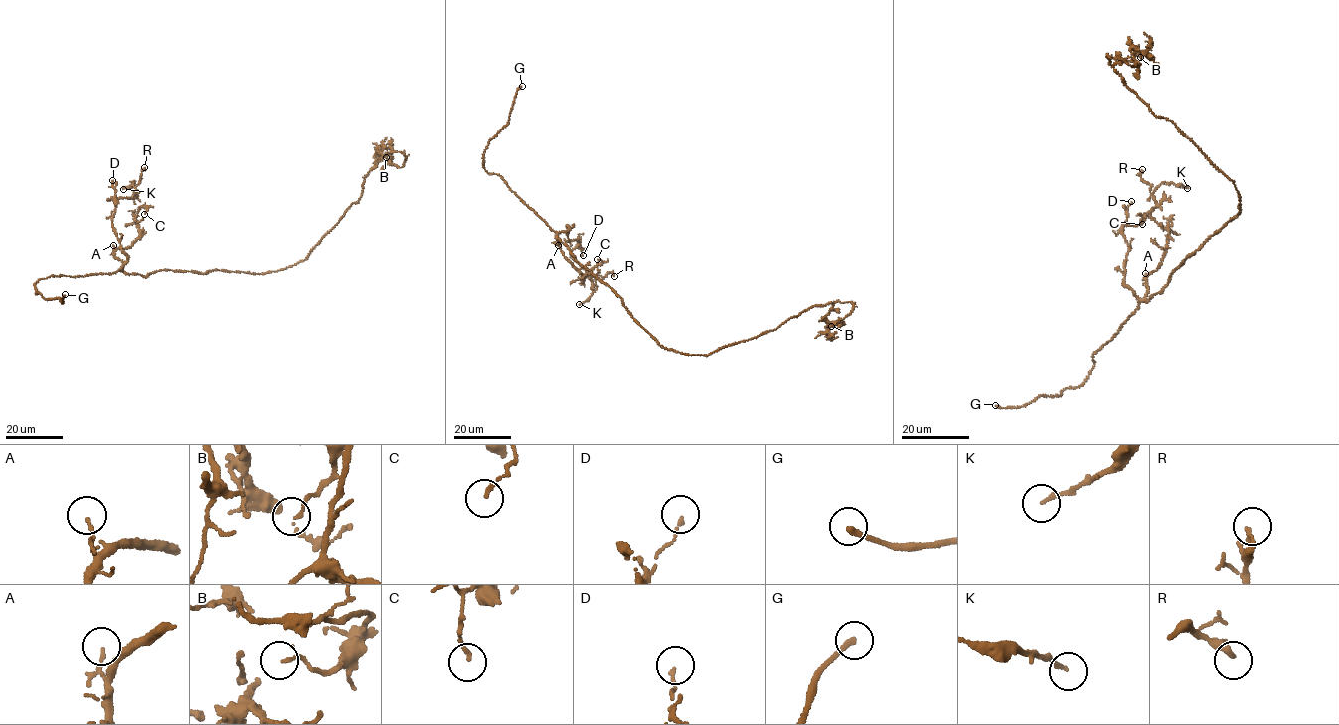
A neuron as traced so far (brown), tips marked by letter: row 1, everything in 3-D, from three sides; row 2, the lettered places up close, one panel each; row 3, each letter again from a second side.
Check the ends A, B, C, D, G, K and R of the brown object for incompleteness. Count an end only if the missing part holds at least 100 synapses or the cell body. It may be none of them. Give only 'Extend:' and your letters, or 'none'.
Extend: G

